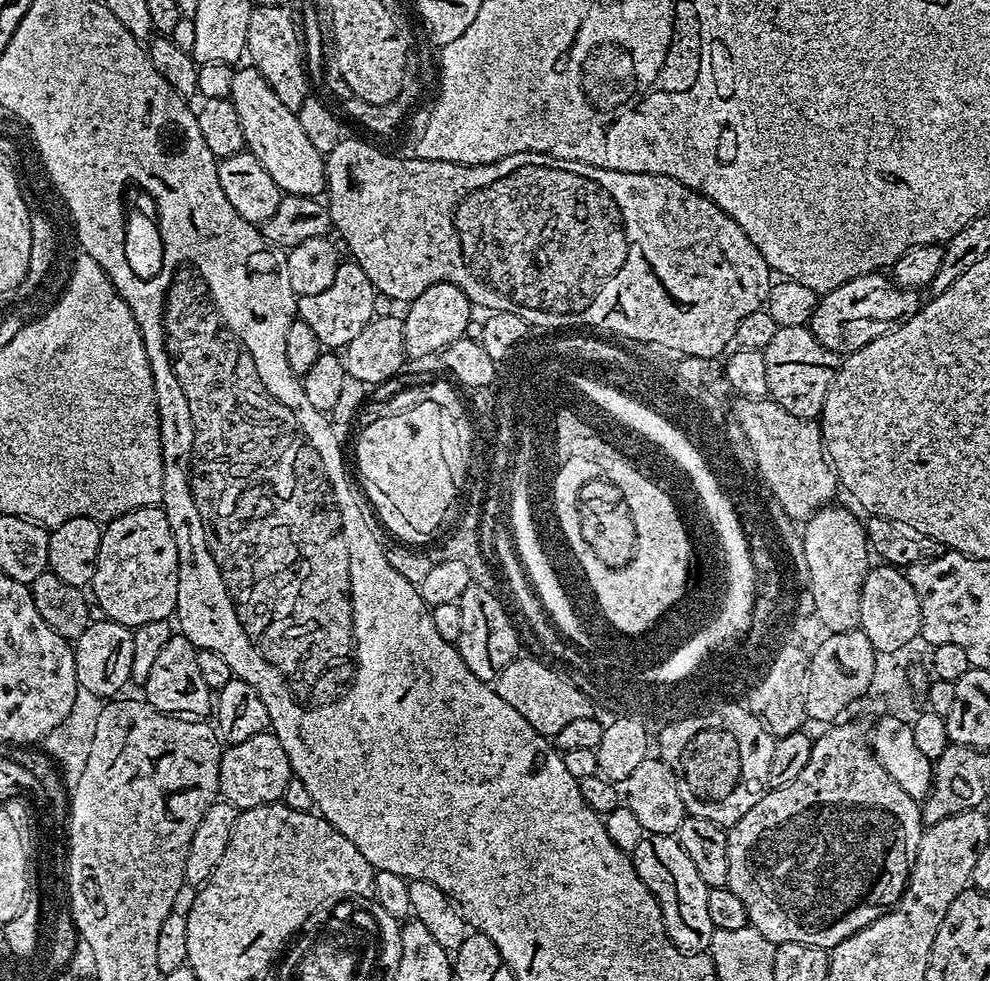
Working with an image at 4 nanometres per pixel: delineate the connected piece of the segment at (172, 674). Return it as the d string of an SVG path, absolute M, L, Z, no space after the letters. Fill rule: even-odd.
M172 634L162 646L154 666L150 669L149 677L142 683L142 690L143 699L150 706L170 716L185 718L207 717L214 698L214 692L208 688L201 671L198 670L198 650L182 634Z

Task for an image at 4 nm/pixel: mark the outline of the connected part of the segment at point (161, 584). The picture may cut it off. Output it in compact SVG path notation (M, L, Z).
M163 507L135 508L132 512L116 516L103 525L100 534L96 569L90 585L95 607L97 604L107 619L121 623L131 630L144 623L168 620L175 613L178 602L179 569L178 546L174 542L174 534L170 530L170 522Z

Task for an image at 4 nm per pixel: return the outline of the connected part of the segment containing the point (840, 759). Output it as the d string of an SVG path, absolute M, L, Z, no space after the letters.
M836 722L825 727L823 729L825 732L813 739L810 762L802 766L794 782L786 782L786 786L781 788L768 788L764 797L737 824L727 829L728 857L730 858L730 878L727 887L745 903L749 925L757 928L775 945L802 942L829 950L835 948L838 942L850 938L858 929L870 926L870 922L877 920L885 910L900 903L900 896L908 885L909 873L912 871L913 864L916 863L920 839L926 829L921 816L921 805L913 800L910 794L906 794L906 790L902 790L902 786L898 786L898 782L876 760L876 753L870 747L866 732L863 732L856 724L842 723Z

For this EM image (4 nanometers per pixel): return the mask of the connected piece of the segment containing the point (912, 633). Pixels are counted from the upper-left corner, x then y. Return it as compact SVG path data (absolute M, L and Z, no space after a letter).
M885 563L879 567L869 567L860 587L859 631L870 638L877 653L904 650L912 639L920 636L918 594L914 594L914 586L910 586L907 575L899 567Z

